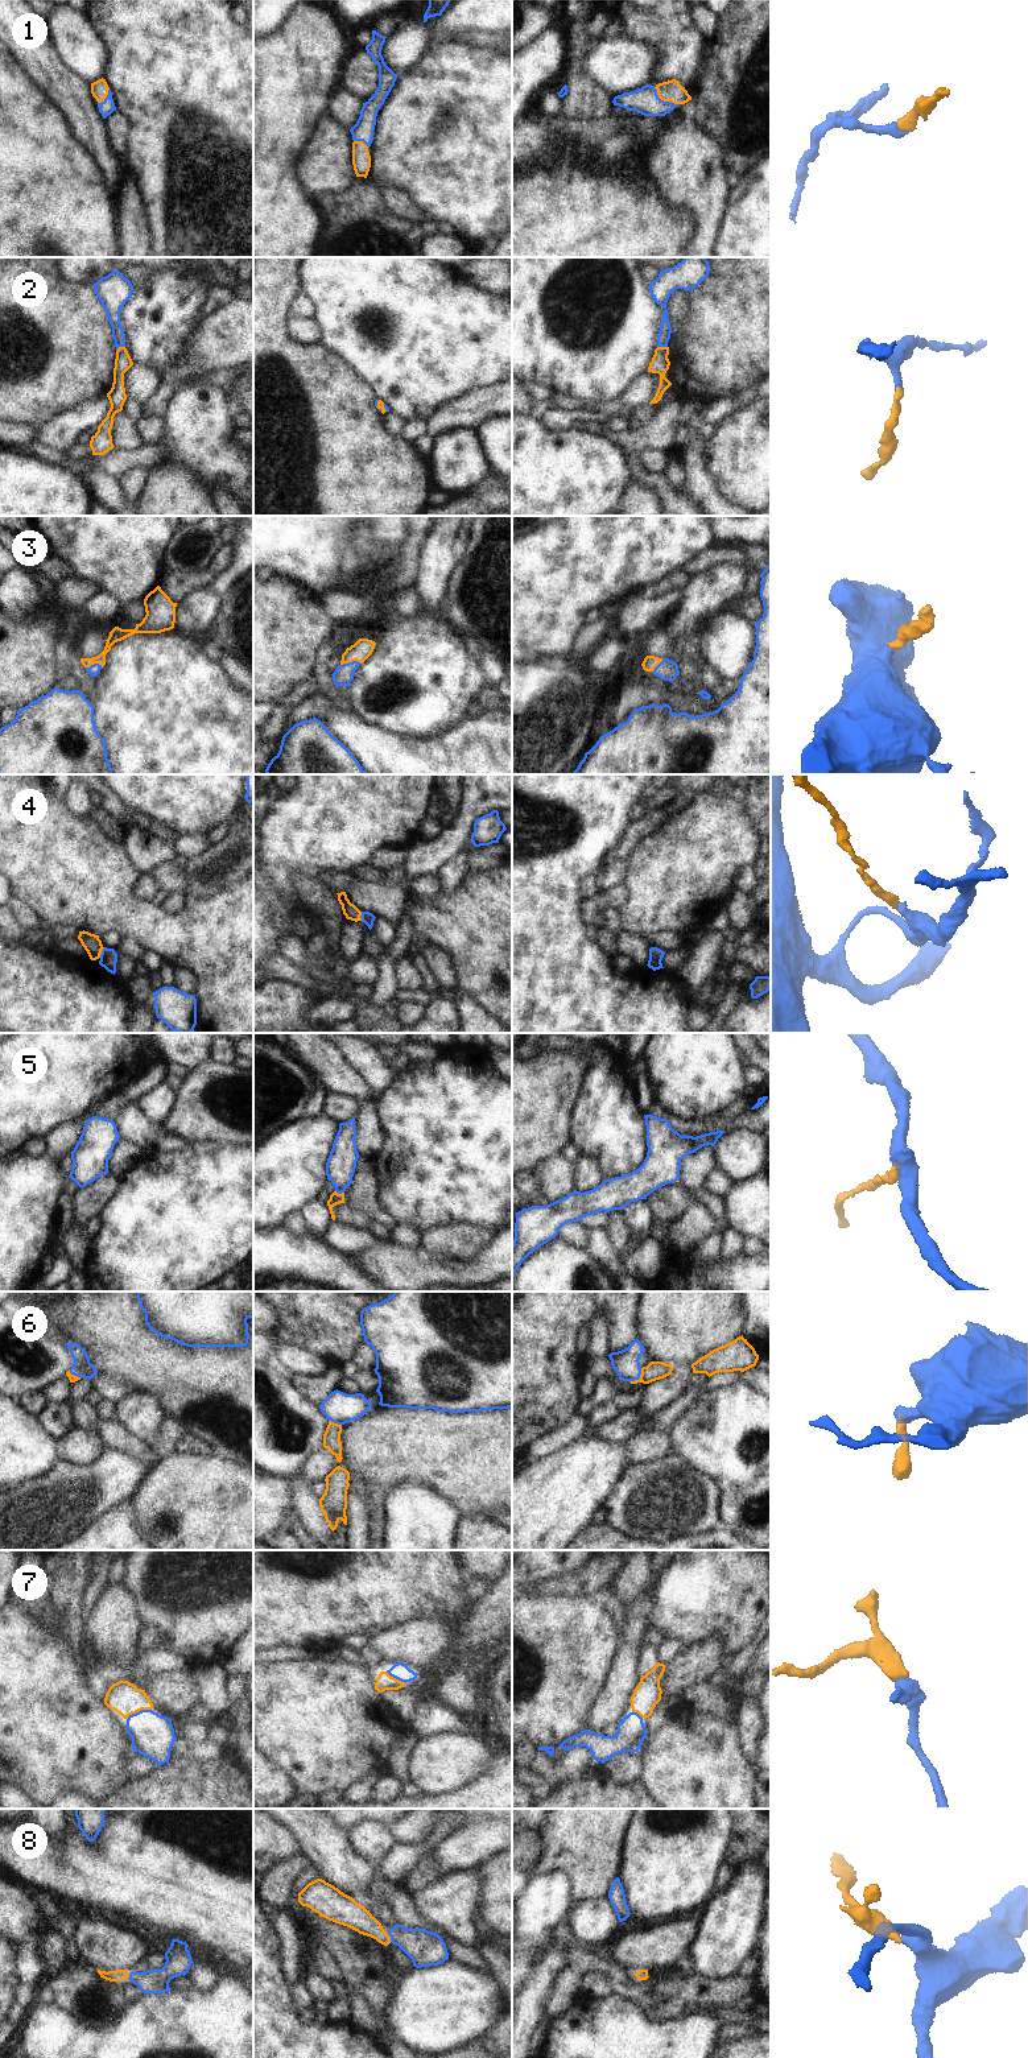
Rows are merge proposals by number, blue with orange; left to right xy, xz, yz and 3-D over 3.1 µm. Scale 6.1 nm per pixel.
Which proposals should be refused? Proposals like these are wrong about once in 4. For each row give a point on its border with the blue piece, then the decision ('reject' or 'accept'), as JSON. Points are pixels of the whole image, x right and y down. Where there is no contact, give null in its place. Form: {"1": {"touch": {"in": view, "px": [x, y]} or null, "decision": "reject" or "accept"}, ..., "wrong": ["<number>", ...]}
{"1": {"touch": {"in": "yz", "px": [663, 100]}, "decision": "accept"}, "2": {"touch": {"in": "xy", "px": [119, 346]}, "decision": "accept"}, "3": {"touch": {"in": "xz", "px": [350, 662]}, "decision": "accept"}, "4": {"touch": {"in": "xy", "px": [102, 953]}, "decision": "accept"}, "5": {"touch": {"in": "xz", "px": [339, 1193]}, "decision": "accept"}, "6": {"touch": {"in": "yz", "px": [639, 1377]}, "decision": "accept"}, "7": {"touch": {"in": "xy", "px": [139, 1711]}, "decision": "accept"}, "8": {"touch": {"in": "xz", "px": [389, 1935]}, "decision": "accept"}, "wrong": []}

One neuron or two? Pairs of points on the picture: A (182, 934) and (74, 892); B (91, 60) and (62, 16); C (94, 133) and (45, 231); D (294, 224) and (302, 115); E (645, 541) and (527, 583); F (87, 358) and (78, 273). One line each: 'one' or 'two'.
A: one
B: one
C: two
D: one
E: one
F: two

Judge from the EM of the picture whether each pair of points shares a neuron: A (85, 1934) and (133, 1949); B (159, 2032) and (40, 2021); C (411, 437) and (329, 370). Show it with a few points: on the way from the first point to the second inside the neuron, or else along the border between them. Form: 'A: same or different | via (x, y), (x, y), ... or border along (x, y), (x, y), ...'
A: same | via (96, 1941), (106, 1947), (122, 1949)
B: same | via (129, 2038), (69, 2038)
C: different | border along (400, 436), (411, 443)

